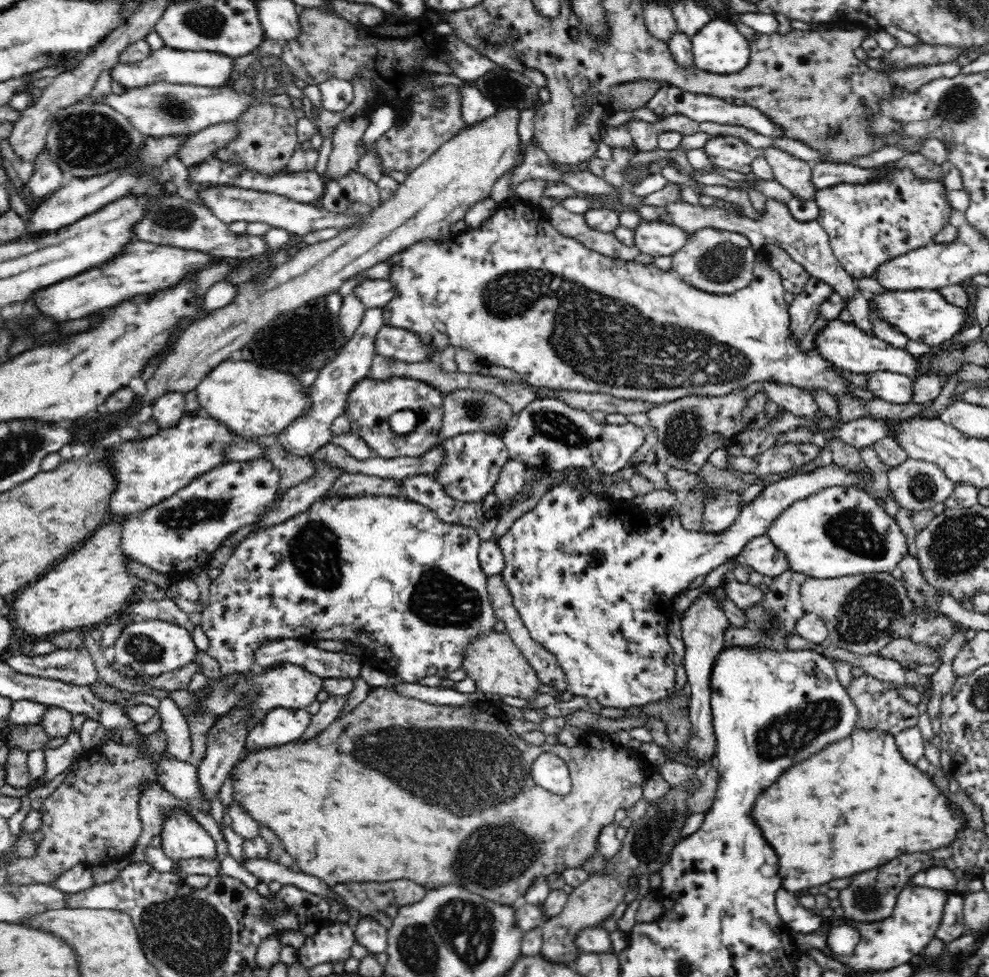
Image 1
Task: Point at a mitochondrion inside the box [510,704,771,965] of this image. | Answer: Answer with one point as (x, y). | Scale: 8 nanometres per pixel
(653, 834)

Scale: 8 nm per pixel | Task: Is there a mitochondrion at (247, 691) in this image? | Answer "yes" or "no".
yes

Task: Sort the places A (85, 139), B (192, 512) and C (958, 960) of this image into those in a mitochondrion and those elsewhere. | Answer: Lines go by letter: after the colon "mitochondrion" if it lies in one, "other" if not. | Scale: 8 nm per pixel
A: mitochondrion
B: mitochondrion
C: other

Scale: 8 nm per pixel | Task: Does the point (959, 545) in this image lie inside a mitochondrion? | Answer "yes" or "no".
yes

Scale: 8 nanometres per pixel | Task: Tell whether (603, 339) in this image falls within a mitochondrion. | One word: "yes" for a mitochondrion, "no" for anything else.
yes

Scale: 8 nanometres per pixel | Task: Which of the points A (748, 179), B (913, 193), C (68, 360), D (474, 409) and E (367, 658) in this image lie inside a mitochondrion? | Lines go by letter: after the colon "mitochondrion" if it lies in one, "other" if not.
A: other
B: mitochondrion
C: other
D: mitochondrion
E: other

